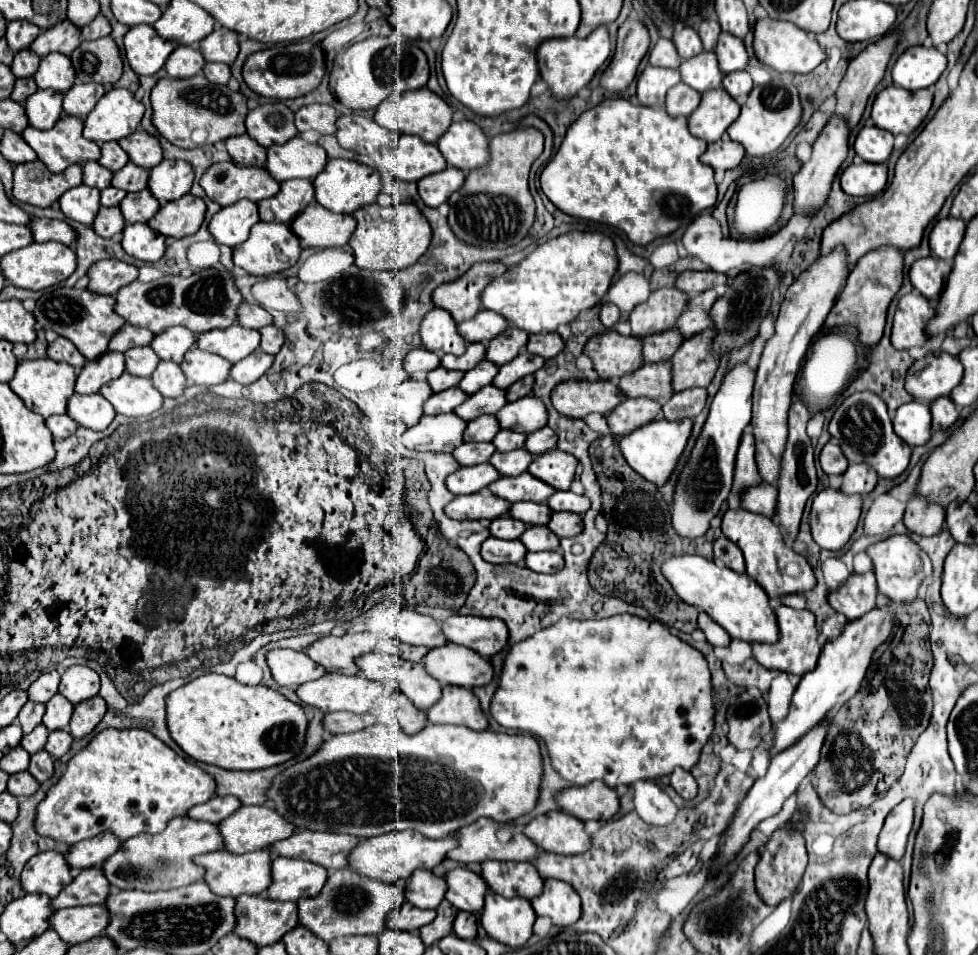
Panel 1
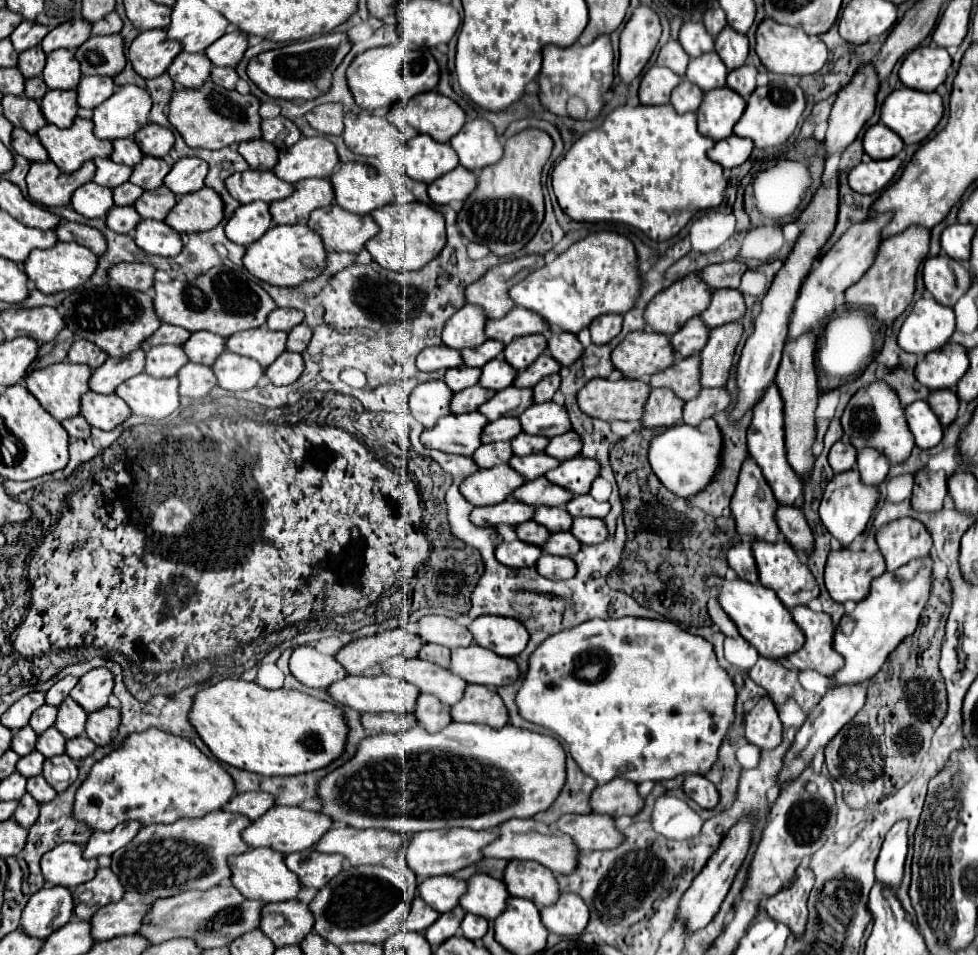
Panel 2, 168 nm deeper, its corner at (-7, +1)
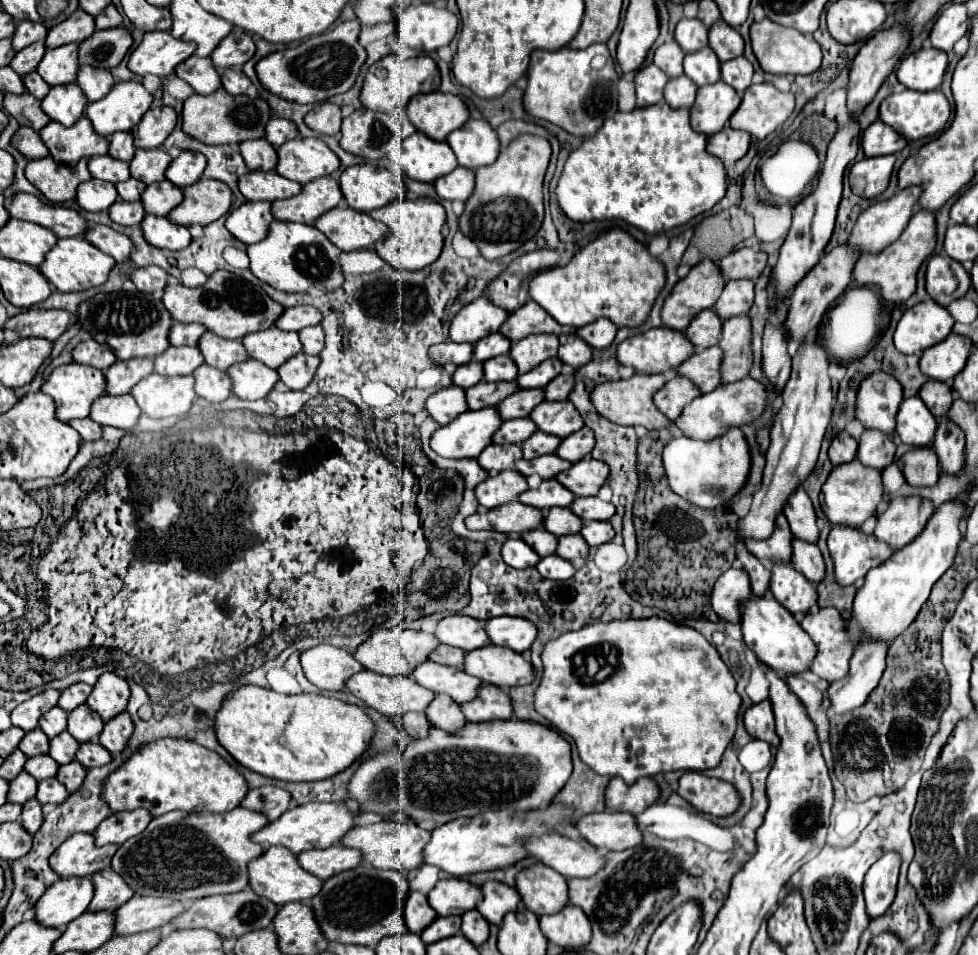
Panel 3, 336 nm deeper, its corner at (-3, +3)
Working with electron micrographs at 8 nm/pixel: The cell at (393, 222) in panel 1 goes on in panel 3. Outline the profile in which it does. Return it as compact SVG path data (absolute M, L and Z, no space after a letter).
M429 197L413 199L413 201L403 199L403 201L395 201L387 207L375 209L369 215L389 227L389 235L375 243L375 251L391 267L415 271L415 269L431 265L441 255L441 249L443 249L441 229L445 223L445 209L441 207L441 203L437 203Z

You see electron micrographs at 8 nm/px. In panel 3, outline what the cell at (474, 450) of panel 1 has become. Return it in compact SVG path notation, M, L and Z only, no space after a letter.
M487 445L481 455L477 457L479 465L489 473L495 475L503 469L515 469L515 461L521 459L519 445Z

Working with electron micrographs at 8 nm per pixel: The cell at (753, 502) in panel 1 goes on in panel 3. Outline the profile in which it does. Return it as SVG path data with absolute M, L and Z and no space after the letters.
M793 537L791 545L793 545L793 555L791 555L793 567L799 573L803 573L809 581L819 583L825 575L825 563L823 563L819 547L815 543L799 541L797 537Z

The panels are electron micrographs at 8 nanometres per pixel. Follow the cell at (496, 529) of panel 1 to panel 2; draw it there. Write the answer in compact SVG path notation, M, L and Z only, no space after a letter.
M535 521L521 523L515 531L517 531L517 535L519 535L521 541L531 543L531 545L537 545L537 547L543 547L543 543L545 543L545 541L549 539L549 535L551 535L543 525L539 525L539 523L535 523Z

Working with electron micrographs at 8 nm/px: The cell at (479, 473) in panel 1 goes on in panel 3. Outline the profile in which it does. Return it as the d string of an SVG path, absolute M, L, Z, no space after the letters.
M507 469L503 473L497 473L493 477L487 477L475 487L475 497L481 507L493 509L497 505L503 505L511 501L515 495L523 493L527 489L527 481L521 473L515 469Z

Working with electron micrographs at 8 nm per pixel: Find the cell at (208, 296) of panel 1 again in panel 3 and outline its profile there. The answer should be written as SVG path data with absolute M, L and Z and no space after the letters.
M225 269L215 271L203 287L191 289L185 285L167 285L163 305L177 323L199 323L207 327L207 331L227 339L241 339L249 333L267 329L283 313L283 307L275 303L259 285L253 285Z

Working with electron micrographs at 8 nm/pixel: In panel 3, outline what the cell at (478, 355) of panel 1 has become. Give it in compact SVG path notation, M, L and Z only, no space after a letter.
M491 333L473 345L473 359L483 363L491 357L509 353L509 349L511 349L511 341L507 337L503 337L501 333Z

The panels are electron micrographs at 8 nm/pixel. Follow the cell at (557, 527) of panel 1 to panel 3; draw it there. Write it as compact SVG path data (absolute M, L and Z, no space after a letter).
M585 521L579 533L591 547L599 547L599 545L611 541L615 535L609 521Z

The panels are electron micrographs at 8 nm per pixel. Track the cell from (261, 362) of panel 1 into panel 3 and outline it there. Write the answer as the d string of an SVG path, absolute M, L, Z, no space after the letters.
M297 353L295 357L291 357L291 361L283 363L277 369L277 373L279 373L279 379L289 389L305 389L309 385L309 381L313 379L317 365L319 365L319 357Z

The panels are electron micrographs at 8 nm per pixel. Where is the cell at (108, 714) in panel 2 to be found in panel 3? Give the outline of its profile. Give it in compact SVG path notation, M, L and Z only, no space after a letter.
M123 711L119 717L111 717L111 721L105 721L103 733L99 735L99 743L109 751L109 753L119 753L127 739L133 733L133 723L127 711Z

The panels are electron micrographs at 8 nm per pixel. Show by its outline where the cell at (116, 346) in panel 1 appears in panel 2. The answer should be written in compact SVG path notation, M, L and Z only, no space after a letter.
M163 323L159 327L159 331L155 331L155 335L145 343L145 347L151 347L151 345L163 345L163 343L169 343L169 345L183 345L187 341L191 333L183 327L175 327L175 325L167 325Z

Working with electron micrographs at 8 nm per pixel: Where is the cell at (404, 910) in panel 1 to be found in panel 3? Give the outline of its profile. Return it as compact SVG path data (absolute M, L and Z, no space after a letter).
M411 891L409 899L405 903L407 929L411 933L421 933L435 917L437 917L437 913L427 903L427 897L423 893L419 893L419 891Z

